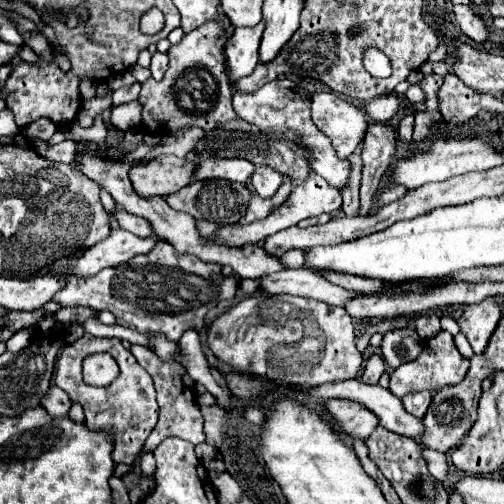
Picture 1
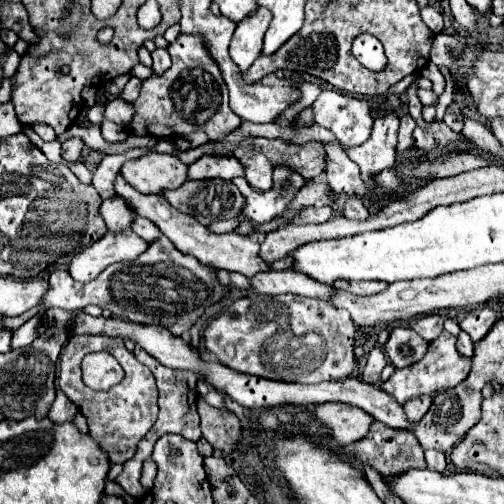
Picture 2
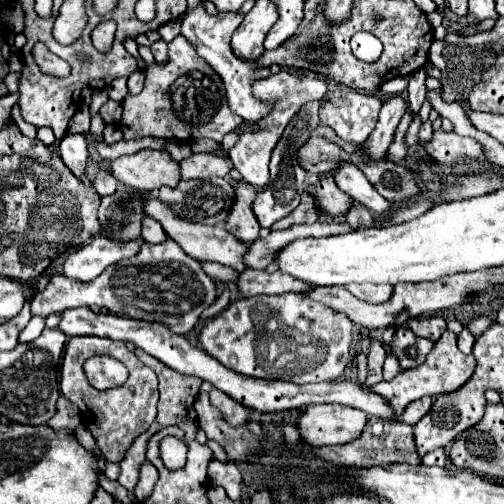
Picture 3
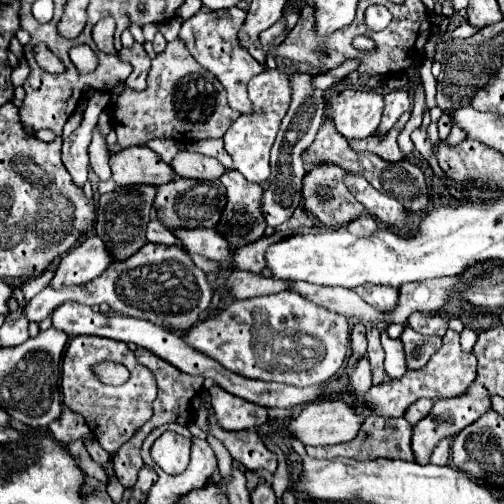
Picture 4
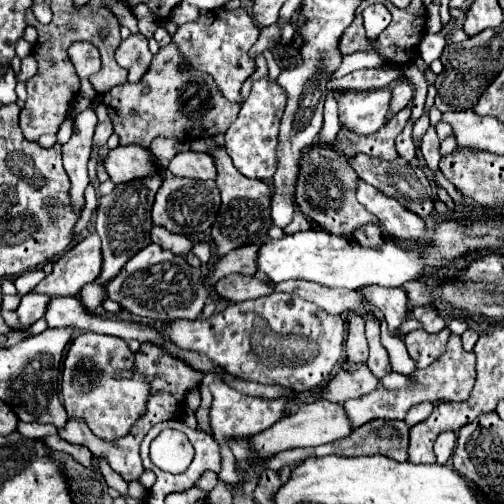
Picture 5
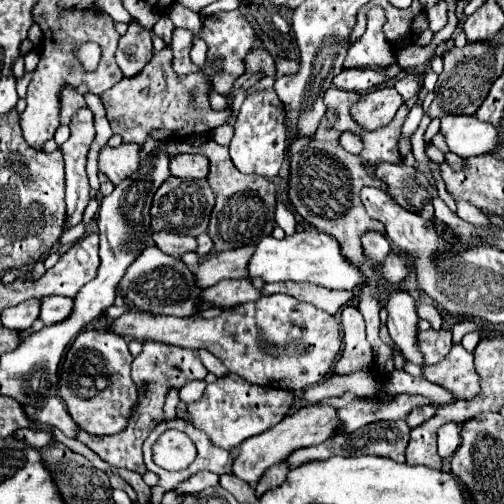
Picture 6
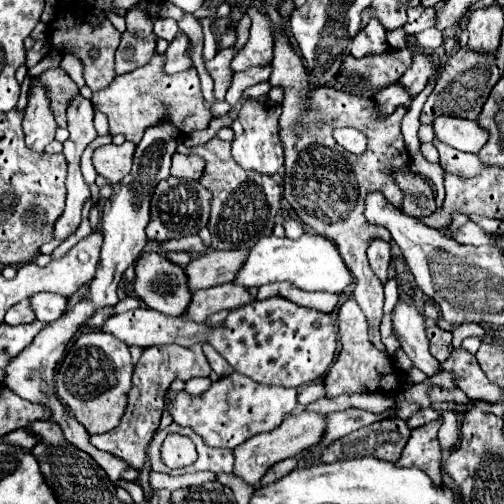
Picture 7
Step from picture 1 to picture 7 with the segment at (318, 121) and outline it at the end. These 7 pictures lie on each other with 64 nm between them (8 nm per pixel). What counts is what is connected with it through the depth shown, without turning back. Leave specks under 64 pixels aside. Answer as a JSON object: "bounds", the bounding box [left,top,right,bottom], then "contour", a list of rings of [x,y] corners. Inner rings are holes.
{"bounds":[372,82,410,116],"contour":[[[394,82],[382,90],[378,90],[374,96],[372,96],[374,104],[376,104],[376,110],[378,110],[378,116],[388,116],[392,114],[398,106],[404,106],[408,104],[410,96],[408,92],[402,88],[402,84]]]}

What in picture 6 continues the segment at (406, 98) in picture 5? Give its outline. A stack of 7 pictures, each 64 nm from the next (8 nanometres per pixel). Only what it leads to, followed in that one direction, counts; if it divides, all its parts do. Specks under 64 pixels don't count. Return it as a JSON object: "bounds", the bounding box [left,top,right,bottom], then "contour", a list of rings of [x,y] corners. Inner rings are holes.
{"bounds":[394,72,420,102],"contour":[[[414,72],[412,74],[404,74],[404,76],[400,76],[400,80],[394,82],[394,88],[400,92],[402,100],[408,102],[420,92],[420,76],[414,74]]]}

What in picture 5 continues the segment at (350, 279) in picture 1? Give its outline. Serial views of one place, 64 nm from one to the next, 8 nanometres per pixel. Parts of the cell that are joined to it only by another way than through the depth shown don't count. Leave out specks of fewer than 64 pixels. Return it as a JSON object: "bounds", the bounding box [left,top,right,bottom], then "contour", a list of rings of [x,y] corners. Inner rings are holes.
{"bounds":[362,286,410,336],"contour":[[[368,286],[362,288],[362,298],[372,304],[374,308],[378,308],[386,322],[388,322],[388,330],[392,336],[400,336],[398,334],[398,326],[410,318],[410,312],[406,308],[406,296],[402,288],[382,288],[382,286]]]}

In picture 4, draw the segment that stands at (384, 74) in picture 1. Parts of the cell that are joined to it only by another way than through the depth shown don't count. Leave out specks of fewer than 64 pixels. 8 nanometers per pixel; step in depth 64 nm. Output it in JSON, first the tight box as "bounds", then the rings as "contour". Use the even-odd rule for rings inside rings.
{"bounds":[352,36,376,54],"contour":[[[356,36],[354,42],[352,42],[352,46],[356,50],[360,50],[360,52],[366,52],[366,54],[376,52],[376,42],[372,38],[368,38],[368,36]]]}

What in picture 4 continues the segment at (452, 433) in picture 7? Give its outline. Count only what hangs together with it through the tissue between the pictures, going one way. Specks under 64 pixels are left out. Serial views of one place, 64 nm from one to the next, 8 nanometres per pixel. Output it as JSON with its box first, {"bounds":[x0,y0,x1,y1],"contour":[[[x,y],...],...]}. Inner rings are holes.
{"bounds":[430,438,452,466],"contour":[[[444,438],[444,440],[434,448],[434,452],[432,452],[432,456],[430,456],[430,462],[432,462],[432,464],[444,466],[444,464],[448,462],[448,458],[450,458],[450,440],[452,440],[452,438]]]}

